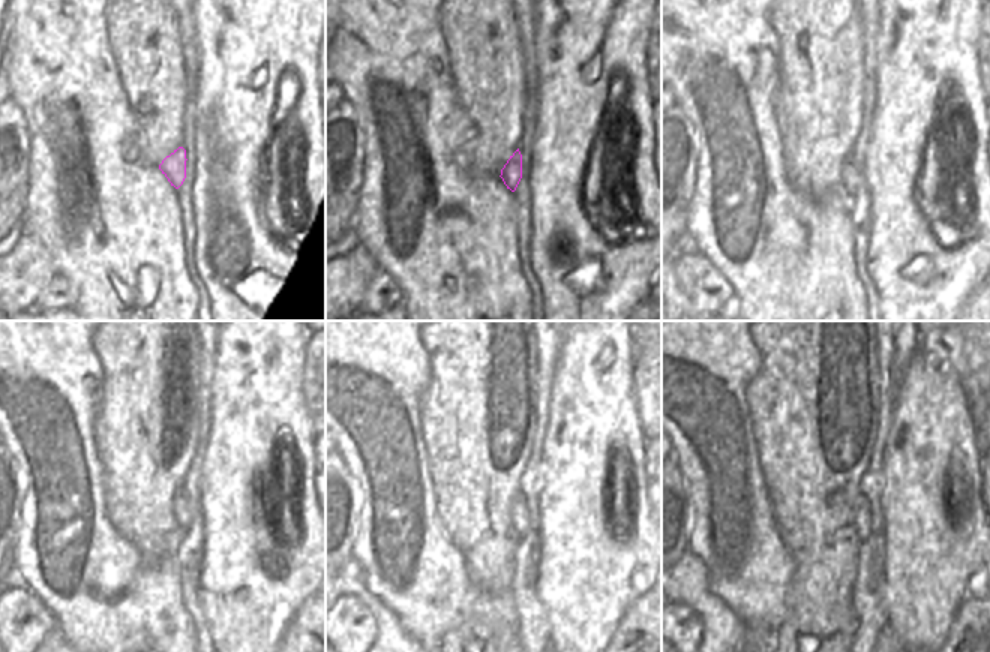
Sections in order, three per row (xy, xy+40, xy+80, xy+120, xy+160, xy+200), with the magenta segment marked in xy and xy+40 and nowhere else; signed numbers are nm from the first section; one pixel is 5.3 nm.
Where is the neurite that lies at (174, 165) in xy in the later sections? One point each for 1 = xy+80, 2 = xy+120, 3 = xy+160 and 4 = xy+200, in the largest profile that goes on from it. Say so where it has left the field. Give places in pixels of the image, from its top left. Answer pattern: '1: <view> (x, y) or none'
1: xy+80 (849, 164)
2: xy+120 (182, 514)
3: xy+160 (518, 510)
4: xy+200 (861, 504)

